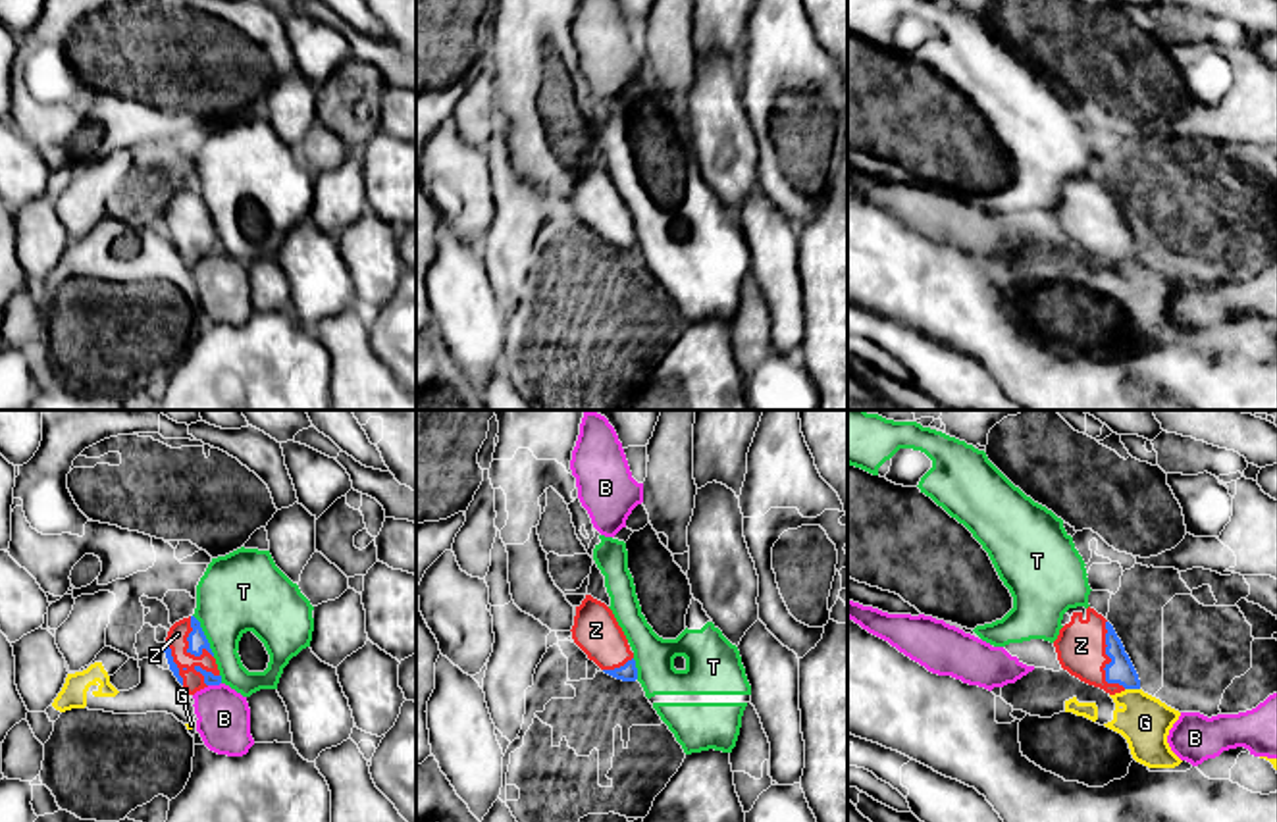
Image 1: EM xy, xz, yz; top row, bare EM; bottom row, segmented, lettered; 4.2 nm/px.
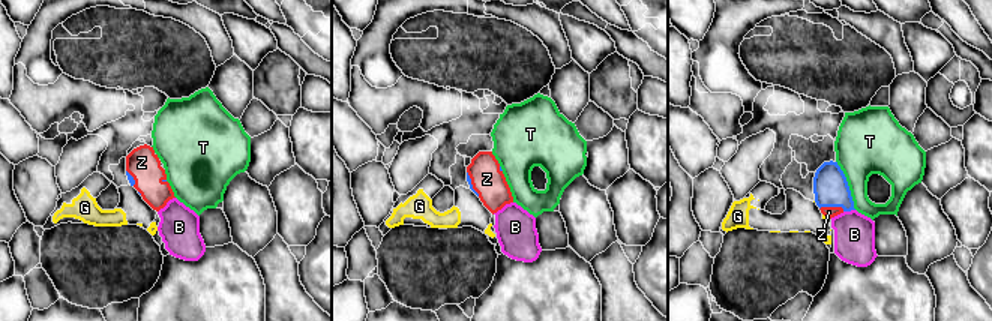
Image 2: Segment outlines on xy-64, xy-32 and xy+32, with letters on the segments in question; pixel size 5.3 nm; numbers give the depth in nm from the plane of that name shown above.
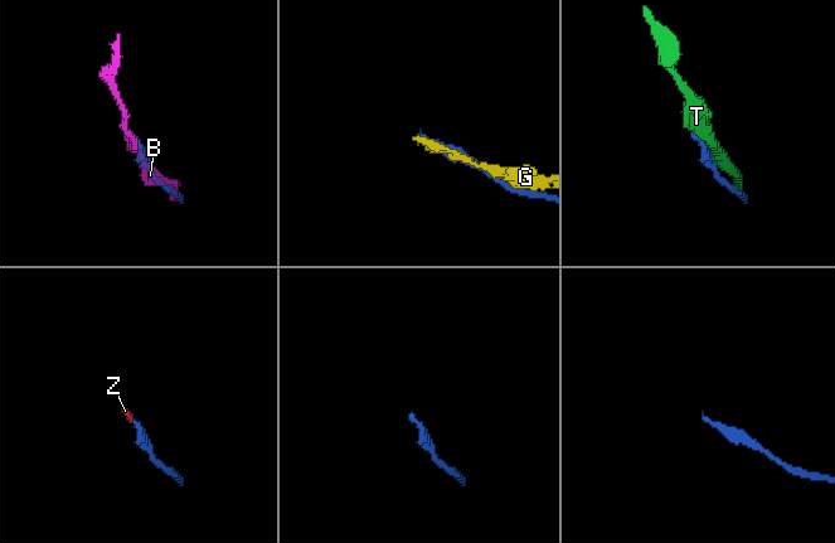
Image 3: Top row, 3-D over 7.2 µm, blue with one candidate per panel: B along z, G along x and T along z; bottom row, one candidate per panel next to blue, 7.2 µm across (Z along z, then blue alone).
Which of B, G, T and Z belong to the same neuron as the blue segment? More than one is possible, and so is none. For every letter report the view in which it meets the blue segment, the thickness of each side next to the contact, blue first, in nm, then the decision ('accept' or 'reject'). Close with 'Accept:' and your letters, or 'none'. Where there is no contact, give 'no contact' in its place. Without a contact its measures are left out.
B: contact in xy; calibres 50 and 220 nm; reject
G: contact in yz; calibres 110 and 220 nm; reject
T: contact in xy; calibres 80 and 340 nm; reject
Z: contact in yz; calibres 110 and 200 nm; accept
Accept: Z

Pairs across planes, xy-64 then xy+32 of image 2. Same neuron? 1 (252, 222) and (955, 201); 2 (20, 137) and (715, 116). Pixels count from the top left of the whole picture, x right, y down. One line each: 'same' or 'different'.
1: different
2: different

